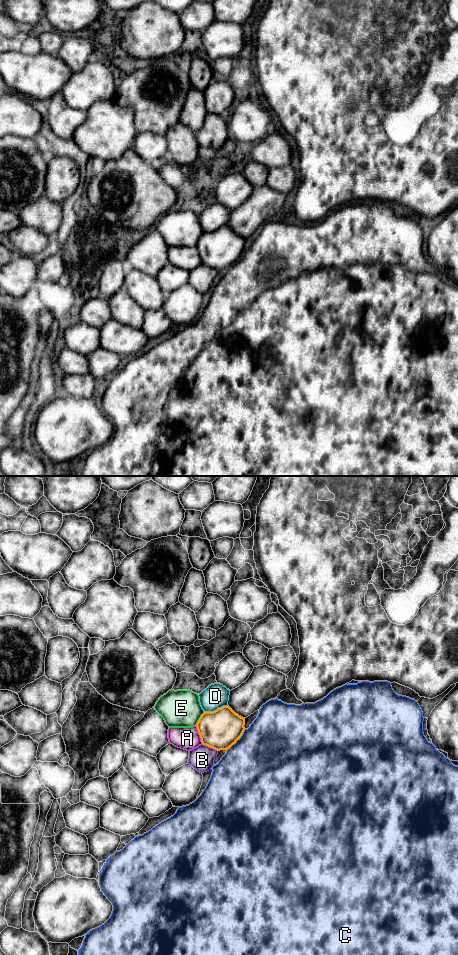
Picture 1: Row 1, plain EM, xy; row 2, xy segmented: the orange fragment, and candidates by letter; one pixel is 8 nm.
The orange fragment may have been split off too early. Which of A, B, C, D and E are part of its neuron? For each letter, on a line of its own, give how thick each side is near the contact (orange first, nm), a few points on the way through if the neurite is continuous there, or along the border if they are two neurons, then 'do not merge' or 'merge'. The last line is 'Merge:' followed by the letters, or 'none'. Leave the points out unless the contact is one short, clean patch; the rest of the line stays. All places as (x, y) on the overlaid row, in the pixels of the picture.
A: 320/190 nm | do not merge
B: 320/200 nm | do not merge
C: 320/480 nm | do not merge
D: 320/200 nm | do not merge
E: 320/300 nm | do not merge
Merge: none

